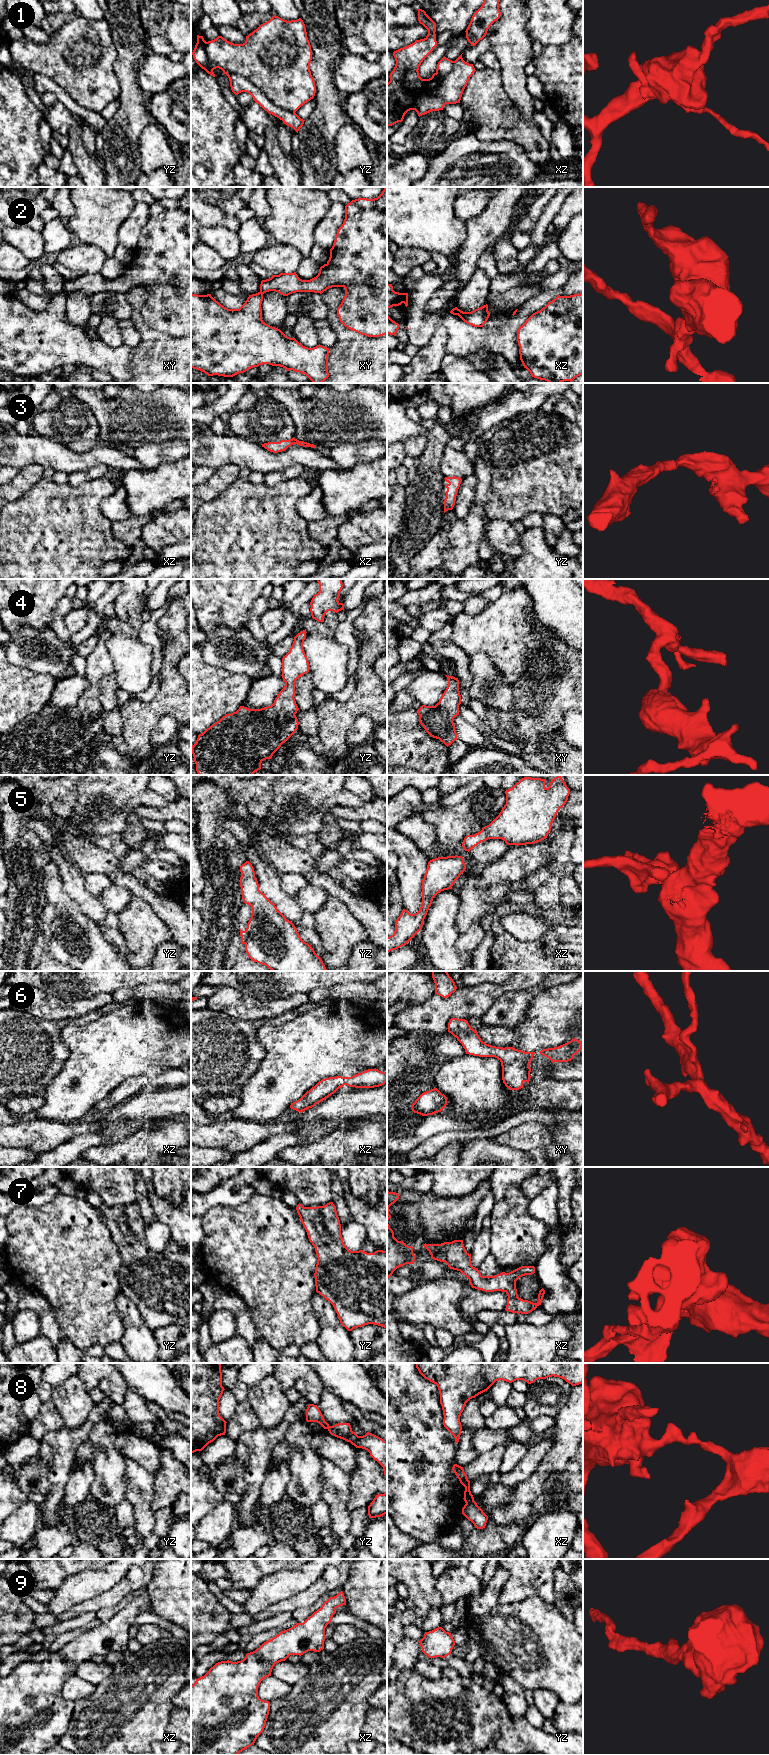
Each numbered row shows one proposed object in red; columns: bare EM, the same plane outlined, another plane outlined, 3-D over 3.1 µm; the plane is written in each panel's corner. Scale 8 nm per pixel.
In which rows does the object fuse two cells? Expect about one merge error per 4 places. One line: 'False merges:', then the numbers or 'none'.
False merges: 1, 2, 8

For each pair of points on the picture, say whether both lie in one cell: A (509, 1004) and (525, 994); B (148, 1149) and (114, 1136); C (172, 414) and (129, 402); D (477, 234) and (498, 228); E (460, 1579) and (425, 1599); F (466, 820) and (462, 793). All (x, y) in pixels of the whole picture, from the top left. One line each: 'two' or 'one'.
A: one
B: two
C: one
D: one
E: two
F: two

